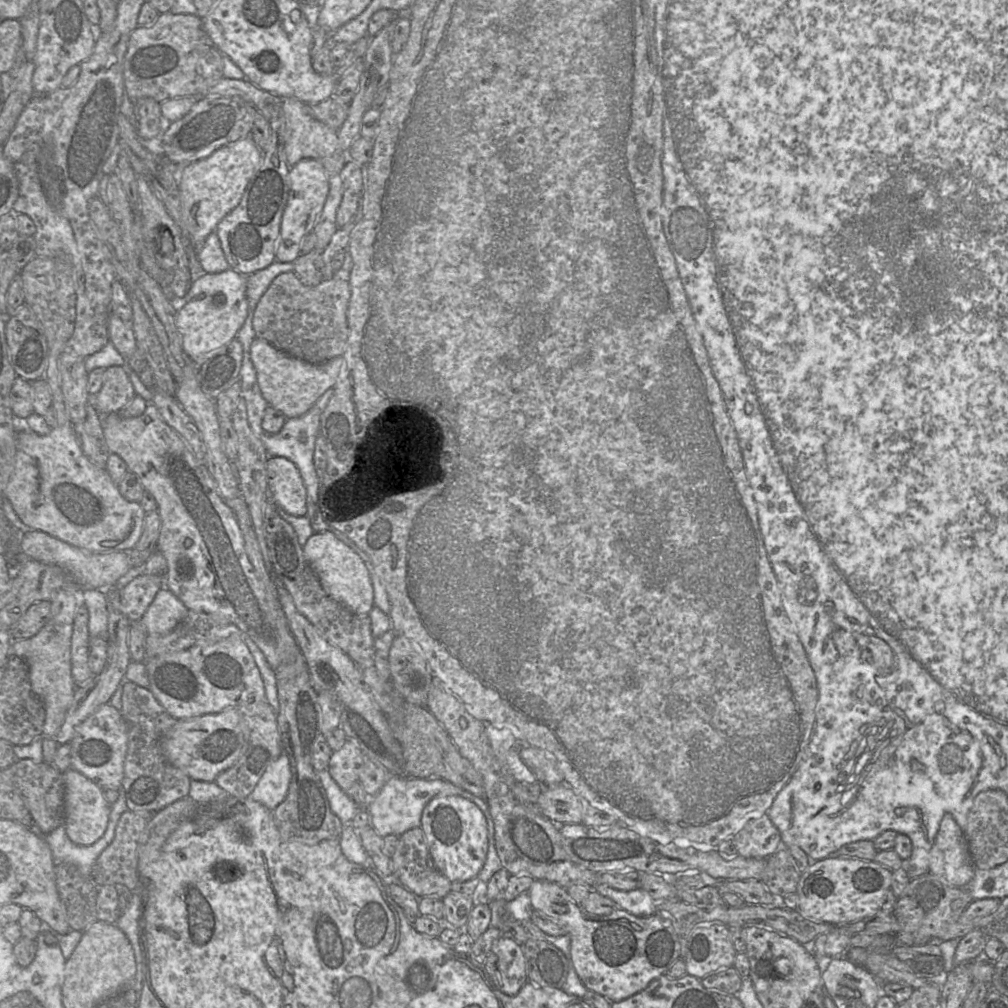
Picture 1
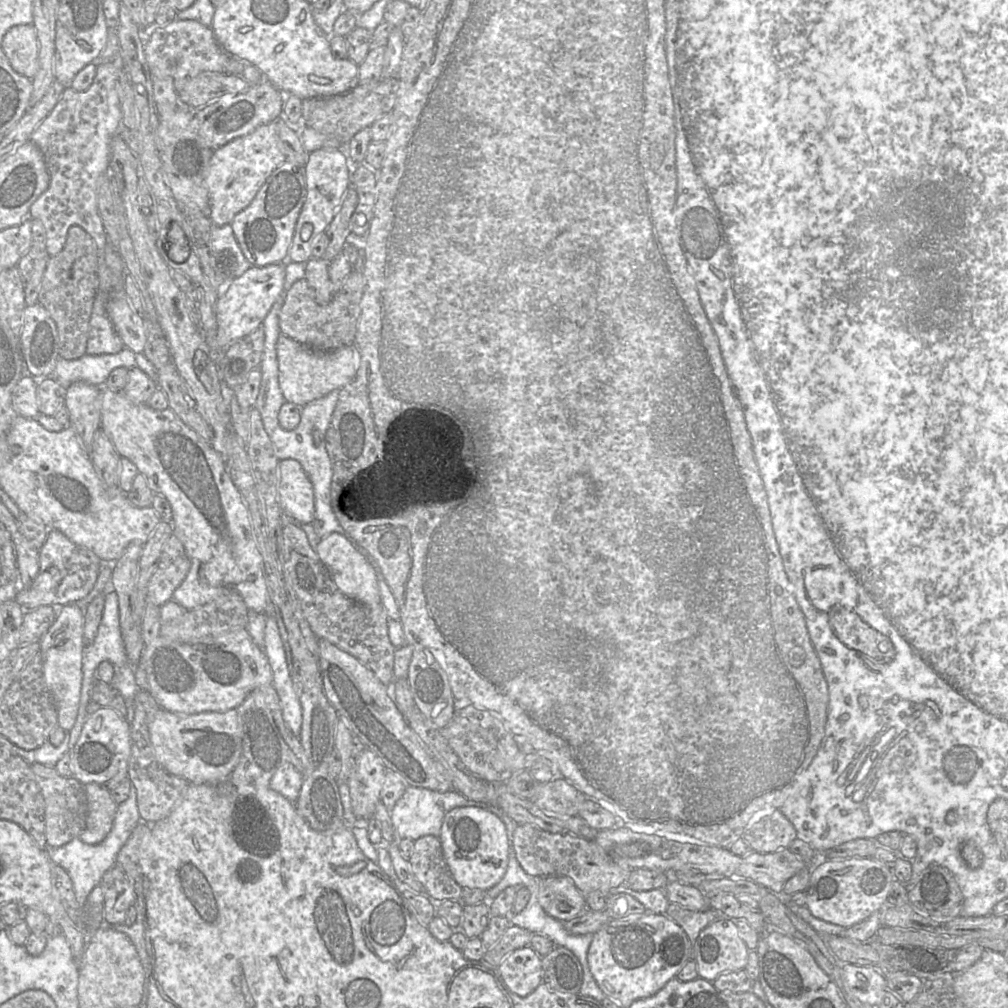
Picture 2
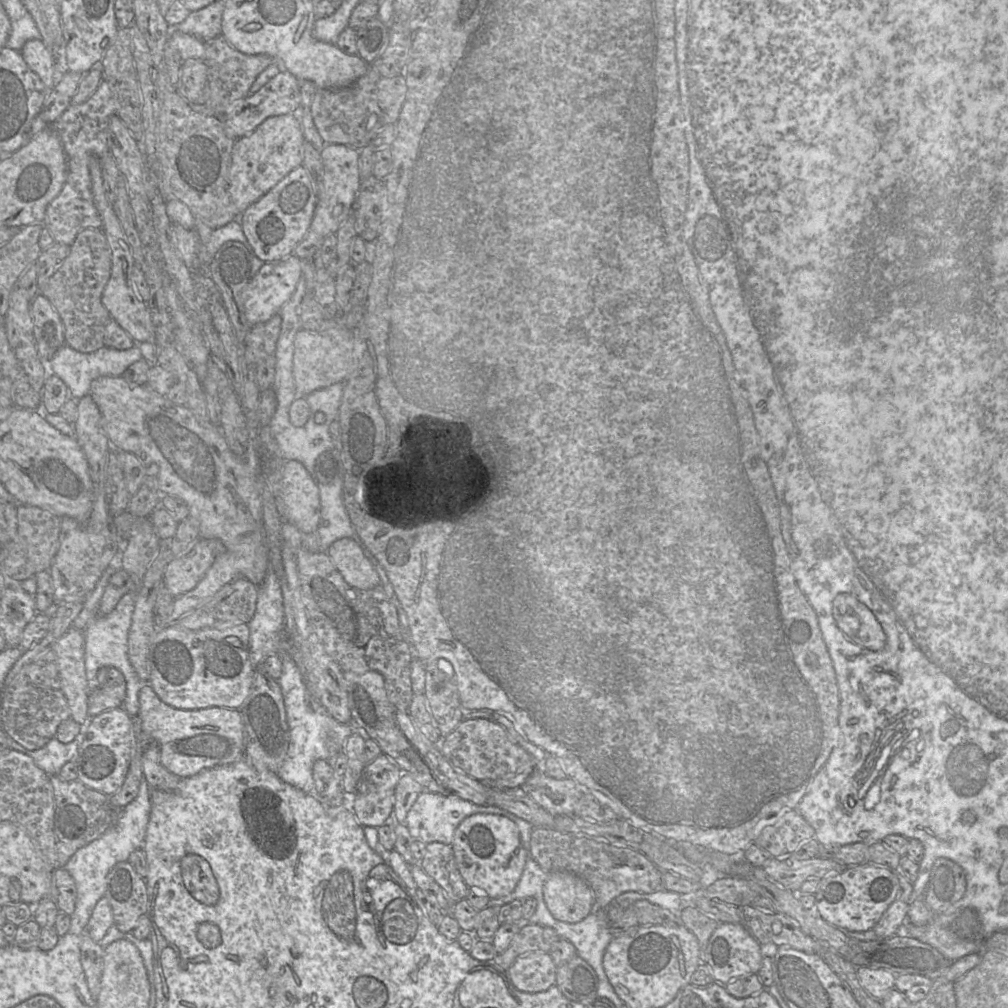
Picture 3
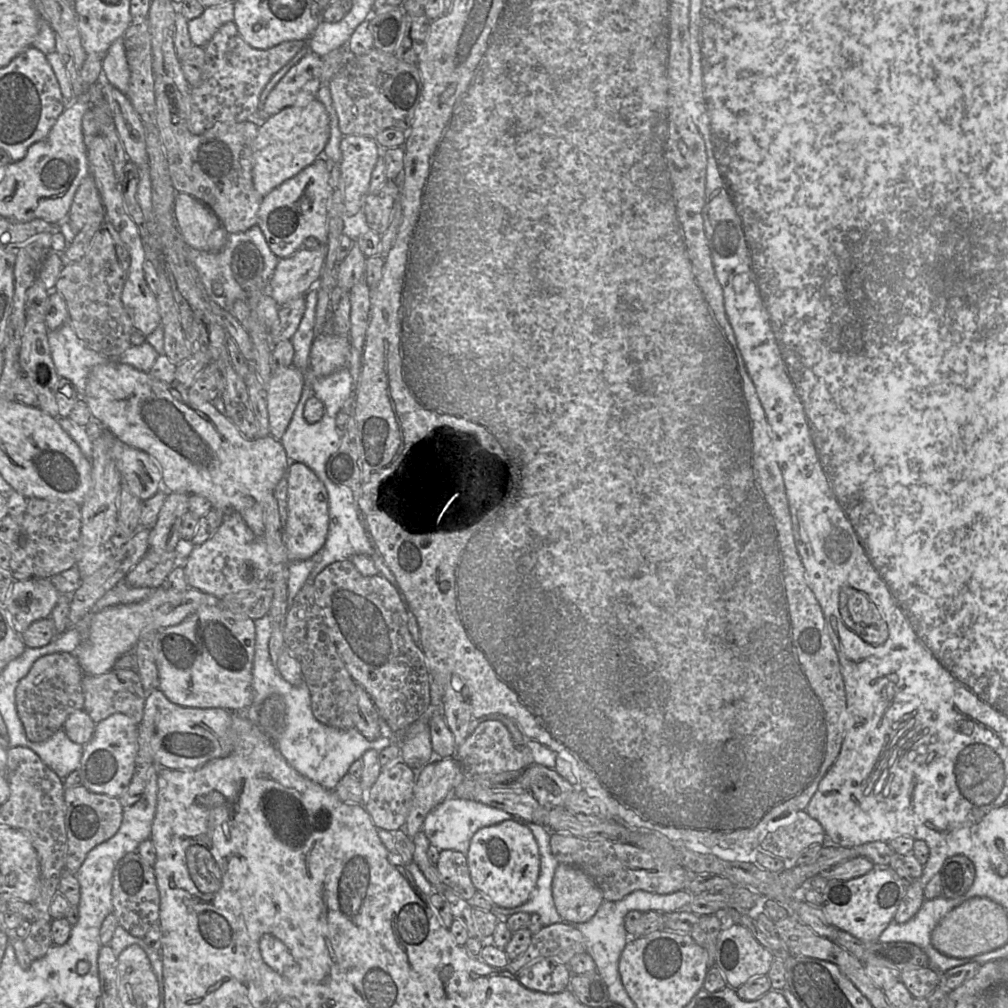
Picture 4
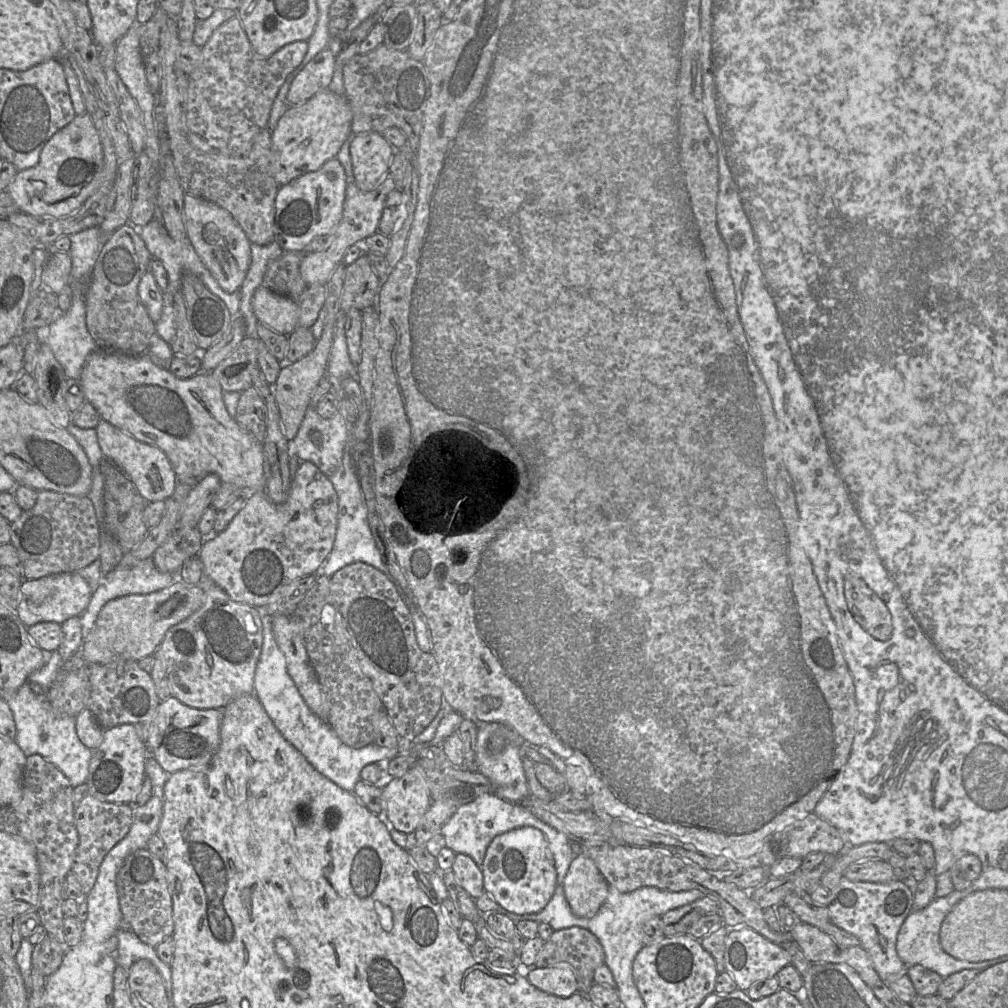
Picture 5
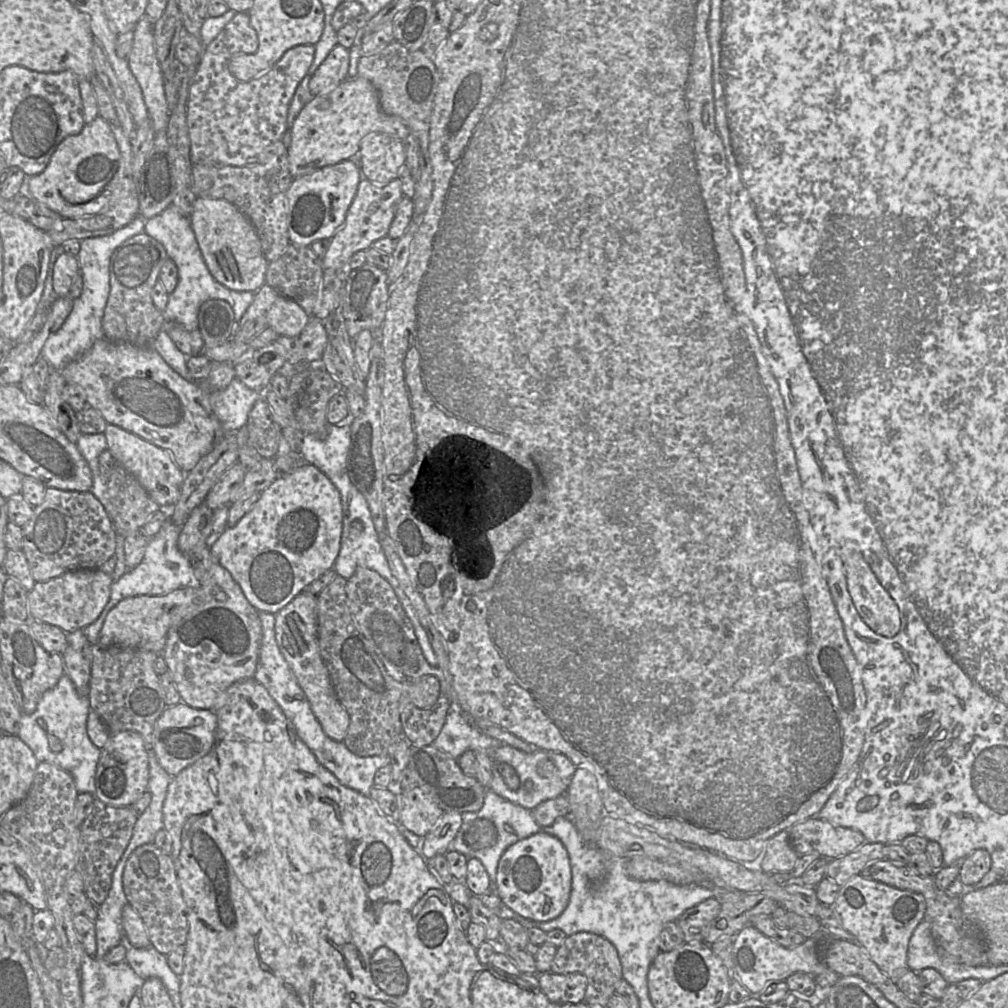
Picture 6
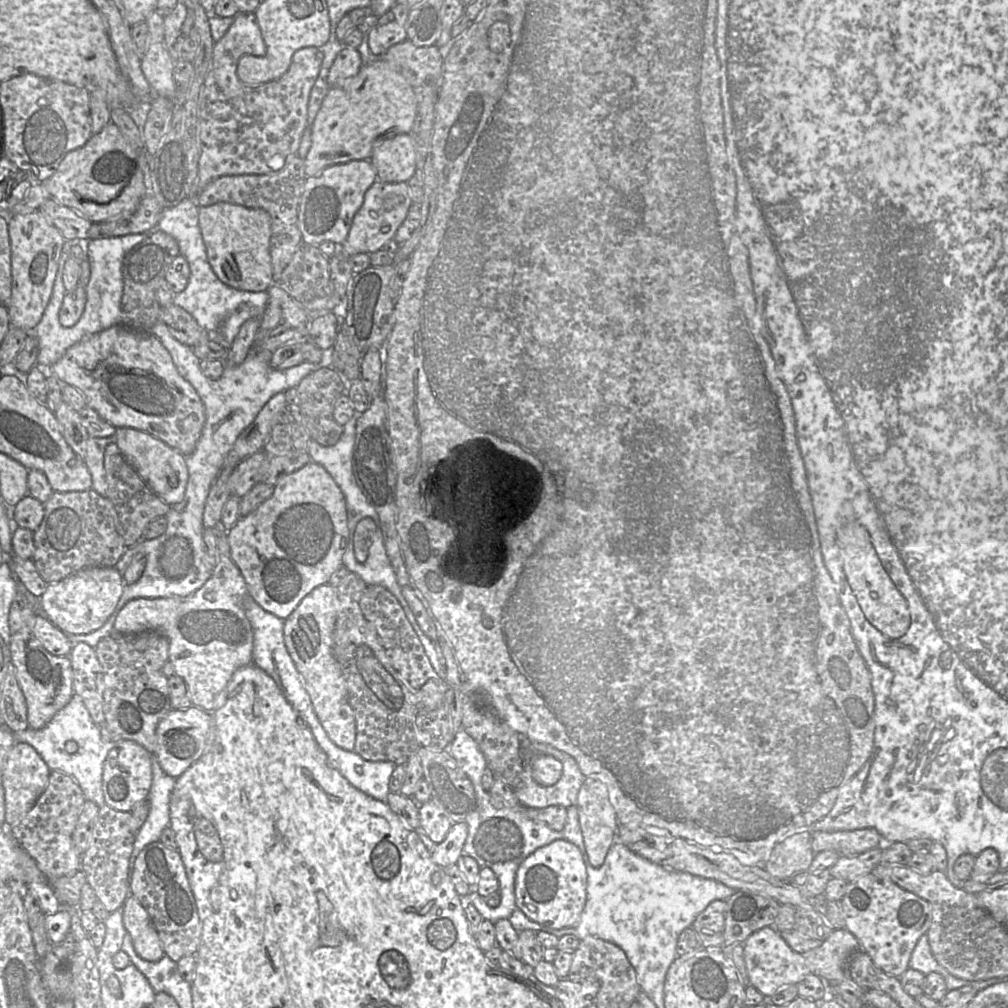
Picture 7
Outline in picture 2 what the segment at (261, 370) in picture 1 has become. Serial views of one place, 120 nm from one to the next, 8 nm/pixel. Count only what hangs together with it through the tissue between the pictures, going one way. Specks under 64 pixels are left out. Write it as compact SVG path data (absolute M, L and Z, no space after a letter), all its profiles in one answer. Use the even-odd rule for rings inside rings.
M285 335L276 342L279 369L279 386L285 401L304 406L334 389L350 383L359 368L360 354L354 345L344 346L329 352L312 350Z

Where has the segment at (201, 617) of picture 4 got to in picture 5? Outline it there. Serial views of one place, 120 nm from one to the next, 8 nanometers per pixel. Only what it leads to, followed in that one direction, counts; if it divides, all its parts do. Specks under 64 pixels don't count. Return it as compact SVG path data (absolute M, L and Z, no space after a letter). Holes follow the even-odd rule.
M206 578L198 585L204 591L202 605L167 631L153 655L164 666L172 697L197 709L223 709L233 699L253 693L254 676L263 643L262 614L255 607L232 600L222 588Z

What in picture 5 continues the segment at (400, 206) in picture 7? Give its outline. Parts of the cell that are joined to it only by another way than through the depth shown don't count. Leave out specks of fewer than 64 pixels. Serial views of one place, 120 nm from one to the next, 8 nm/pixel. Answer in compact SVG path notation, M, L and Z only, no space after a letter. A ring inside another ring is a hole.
M389 174L384 177L384 180L375 189L370 191L361 191L357 187L355 179L353 183L349 183L340 223L328 235L328 240L323 250L313 253L305 252L302 259L300 273L308 286L325 285L335 268L343 262L346 250L352 245L362 245L366 238L378 232L385 200L389 192L395 188L395 182Z

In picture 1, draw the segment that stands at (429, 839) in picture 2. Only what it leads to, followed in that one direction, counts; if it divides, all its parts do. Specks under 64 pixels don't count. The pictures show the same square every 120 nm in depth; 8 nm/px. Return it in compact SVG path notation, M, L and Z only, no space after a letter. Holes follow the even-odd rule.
M421 828L400 835L390 858L394 878L418 898L443 899L451 891L451 882L436 868Z

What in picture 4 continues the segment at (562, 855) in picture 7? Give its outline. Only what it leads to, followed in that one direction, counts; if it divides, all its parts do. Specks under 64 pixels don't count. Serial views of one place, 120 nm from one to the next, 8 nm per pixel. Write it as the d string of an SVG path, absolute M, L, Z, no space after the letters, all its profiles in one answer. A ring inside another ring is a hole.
M506 820L479 829L471 839L466 858L474 887L489 897L494 905L516 908L529 900L540 873L540 852L532 831L525 824L515 820Z

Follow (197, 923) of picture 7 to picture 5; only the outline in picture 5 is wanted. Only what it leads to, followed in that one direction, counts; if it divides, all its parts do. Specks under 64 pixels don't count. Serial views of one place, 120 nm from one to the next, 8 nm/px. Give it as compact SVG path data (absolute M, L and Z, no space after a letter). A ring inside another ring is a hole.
M147 848L128 855L118 871L116 879L122 922L144 943L155 948L167 938L173 938L173 901L168 884L168 874L162 859Z

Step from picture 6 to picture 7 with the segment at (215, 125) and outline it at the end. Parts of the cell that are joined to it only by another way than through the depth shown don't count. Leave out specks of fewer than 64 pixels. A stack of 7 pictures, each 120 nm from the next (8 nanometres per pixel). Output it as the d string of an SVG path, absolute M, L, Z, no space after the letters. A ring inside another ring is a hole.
M238 13L226 34L214 44L211 67L199 99L198 120L201 155L199 158L198 193L221 176L263 175L280 170L286 158L296 154L307 126L308 102L319 75L323 52L317 47L297 50L287 72L280 78L260 85L247 85L237 76L237 63L243 55L263 56L266 46L254 13Z

